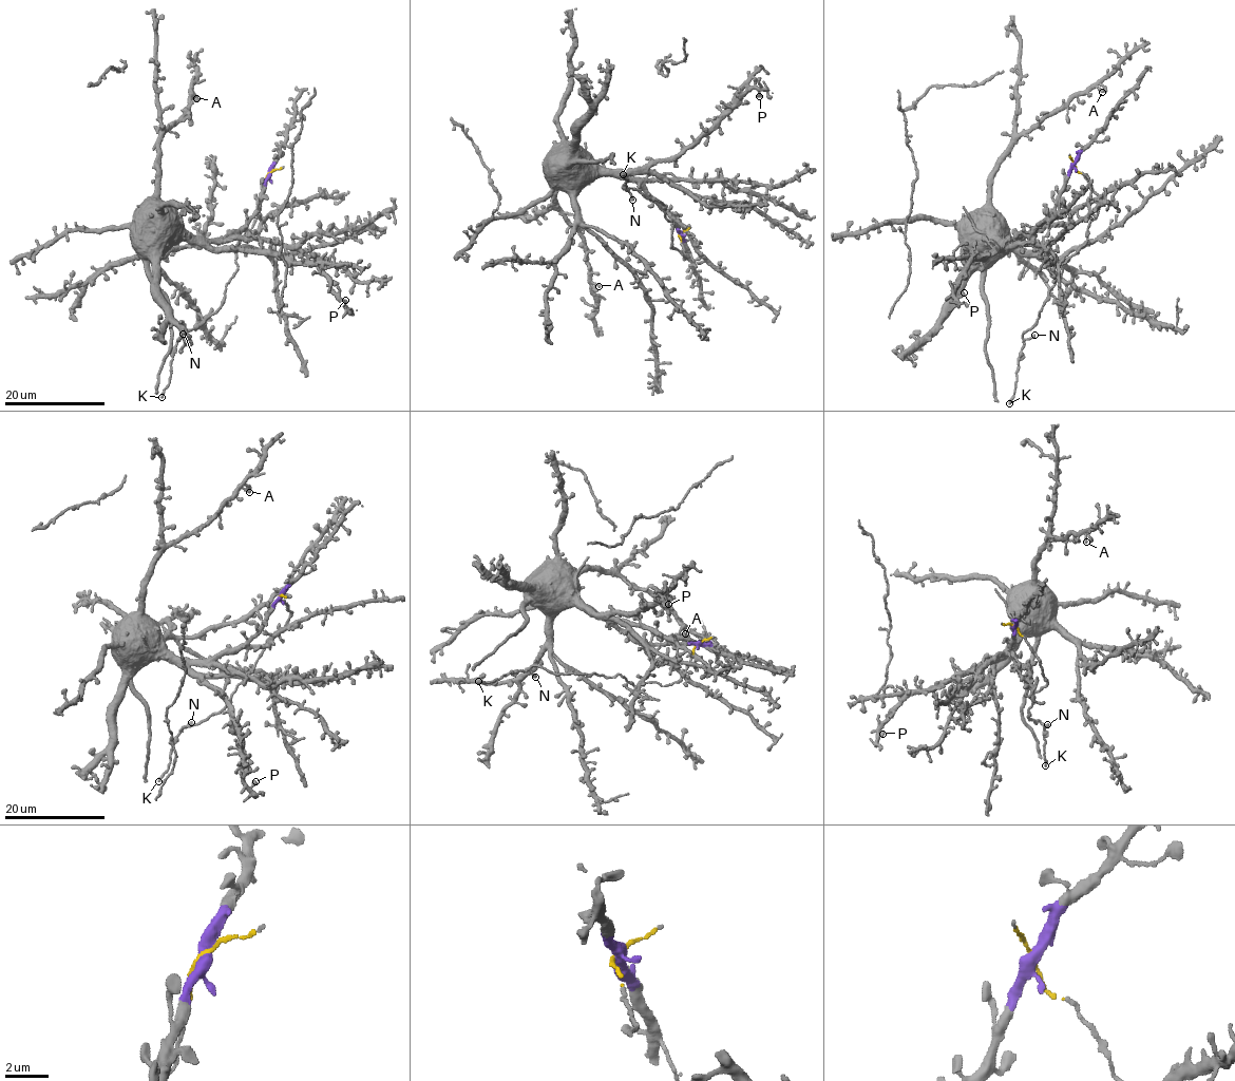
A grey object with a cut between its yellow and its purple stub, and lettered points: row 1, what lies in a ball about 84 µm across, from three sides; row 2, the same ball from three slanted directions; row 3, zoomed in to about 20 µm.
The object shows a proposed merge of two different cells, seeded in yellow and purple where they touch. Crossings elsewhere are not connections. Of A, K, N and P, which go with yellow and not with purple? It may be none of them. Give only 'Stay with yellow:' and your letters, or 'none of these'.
Stay with yellow: K, N

